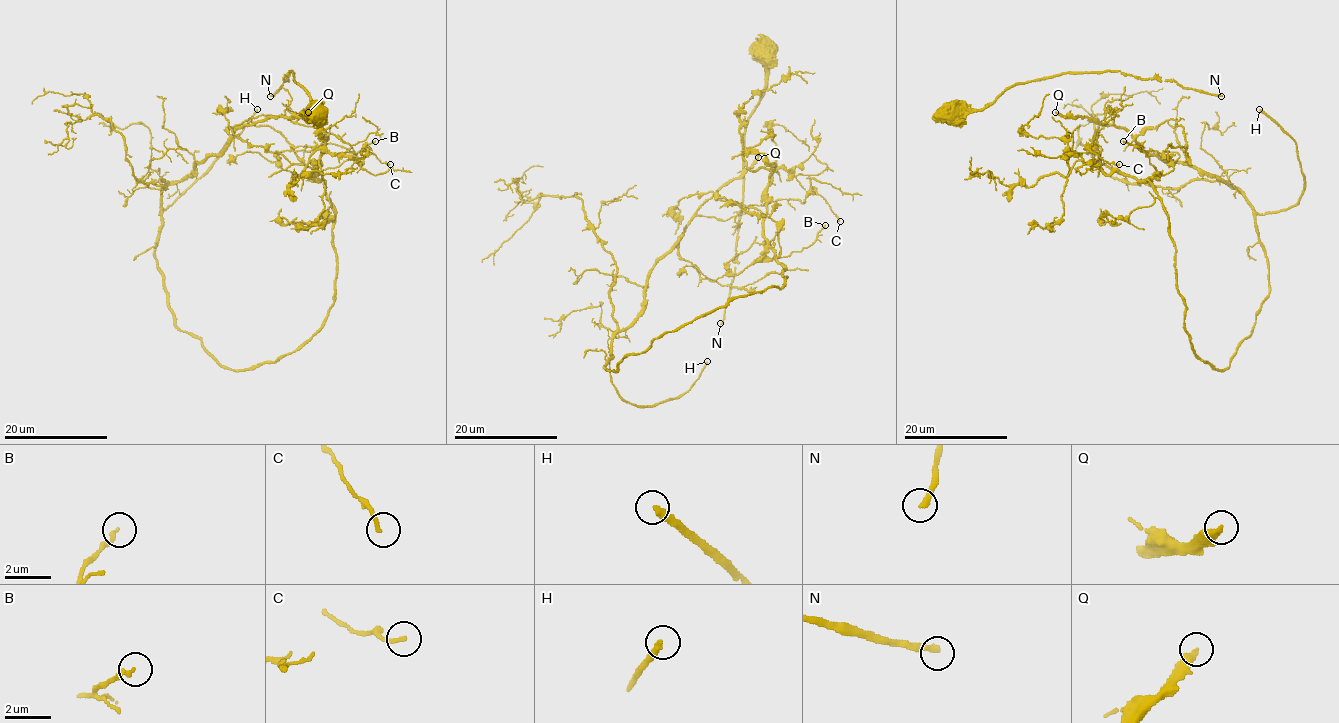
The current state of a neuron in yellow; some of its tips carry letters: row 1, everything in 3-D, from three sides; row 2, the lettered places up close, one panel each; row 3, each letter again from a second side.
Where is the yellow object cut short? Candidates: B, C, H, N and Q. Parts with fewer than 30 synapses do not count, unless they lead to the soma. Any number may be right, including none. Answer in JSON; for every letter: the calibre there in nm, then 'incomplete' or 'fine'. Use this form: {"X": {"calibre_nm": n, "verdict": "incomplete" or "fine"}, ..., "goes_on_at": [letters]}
{"B": {"calibre_nm": 180, "verdict": "fine"}, "C": {"calibre_nm": 170, "verdict": "fine"}, "H": {"calibre_nm": 240, "verdict": "fine"}, "N": {"calibre_nm": 260, "verdict": "fine"}, "Q": {"calibre_nm": 360, "verdict": "incomplete"}, "goes_on_at": ["Q"]}

